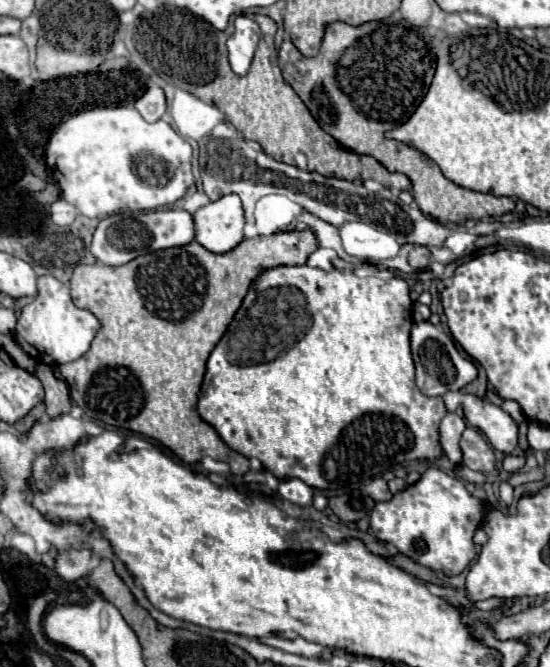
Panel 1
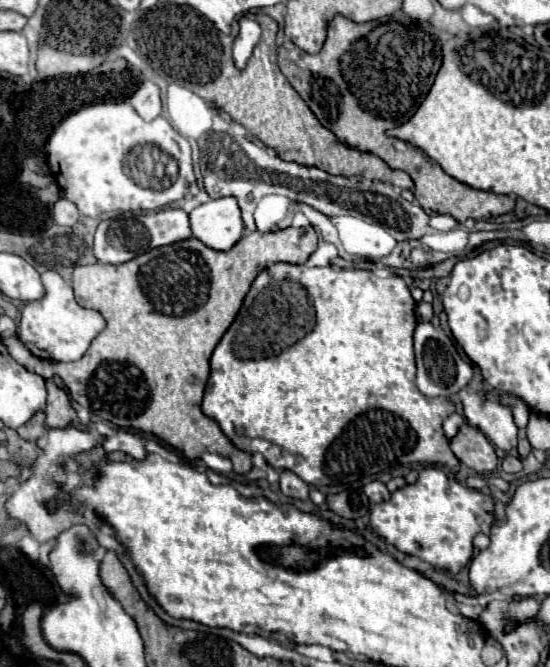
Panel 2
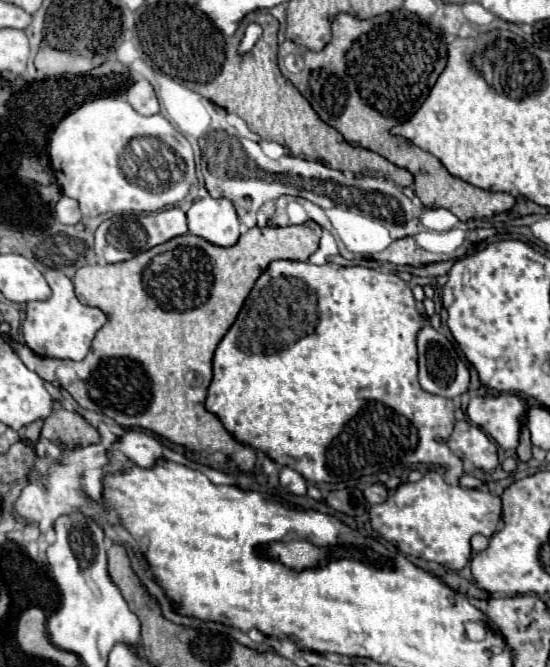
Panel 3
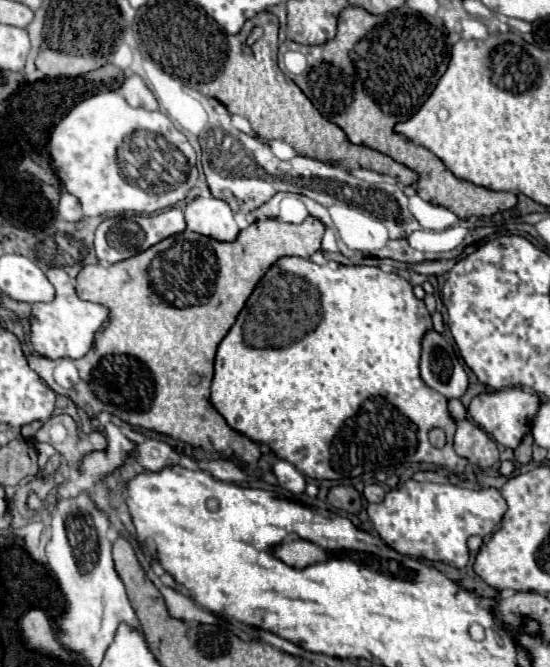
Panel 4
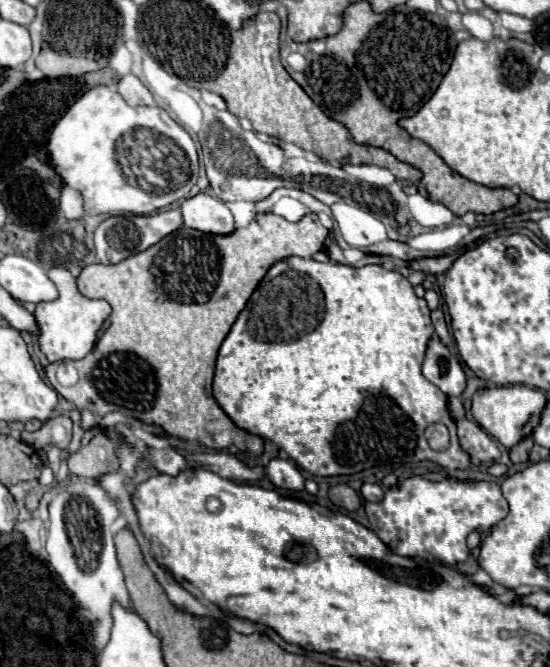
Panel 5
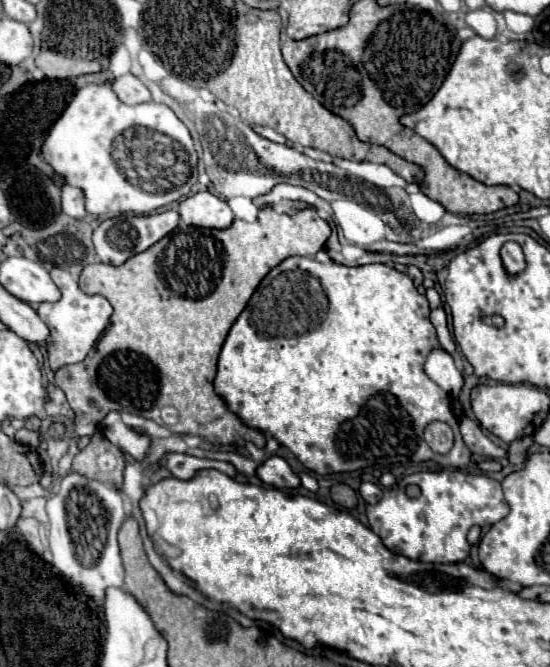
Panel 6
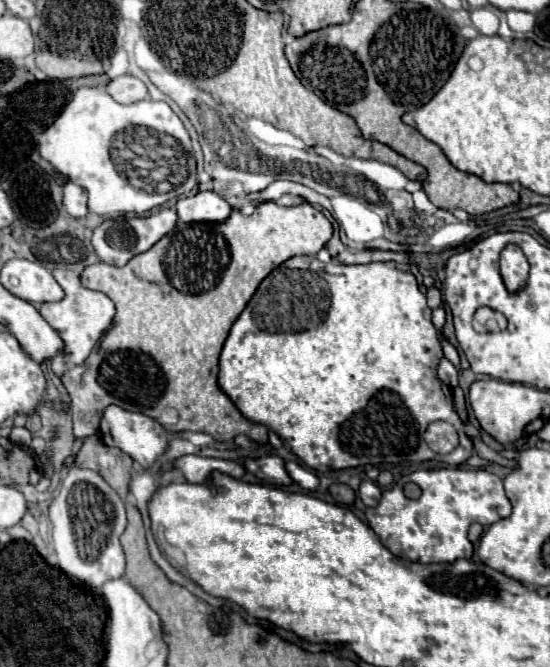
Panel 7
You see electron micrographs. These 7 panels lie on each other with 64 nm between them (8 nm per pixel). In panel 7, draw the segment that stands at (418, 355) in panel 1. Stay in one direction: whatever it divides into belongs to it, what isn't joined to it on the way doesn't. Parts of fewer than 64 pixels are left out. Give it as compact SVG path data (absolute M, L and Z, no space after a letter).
M440 358L440 362L436 364L436 376L440 382L444 382L450 388L458 386L458 370L448 358Z

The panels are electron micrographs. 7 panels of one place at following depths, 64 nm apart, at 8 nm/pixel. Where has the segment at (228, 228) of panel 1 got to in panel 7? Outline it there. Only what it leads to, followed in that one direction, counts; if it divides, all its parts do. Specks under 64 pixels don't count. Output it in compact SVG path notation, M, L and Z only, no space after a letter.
M198 192L188 198L180 198L178 218L182 222L224 222L232 214L230 204L216 192Z

